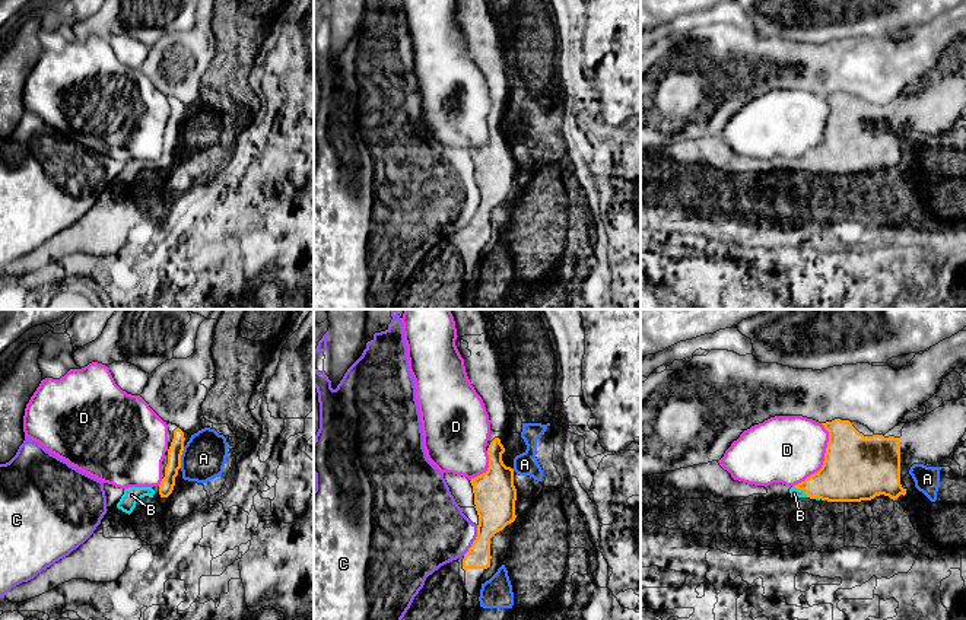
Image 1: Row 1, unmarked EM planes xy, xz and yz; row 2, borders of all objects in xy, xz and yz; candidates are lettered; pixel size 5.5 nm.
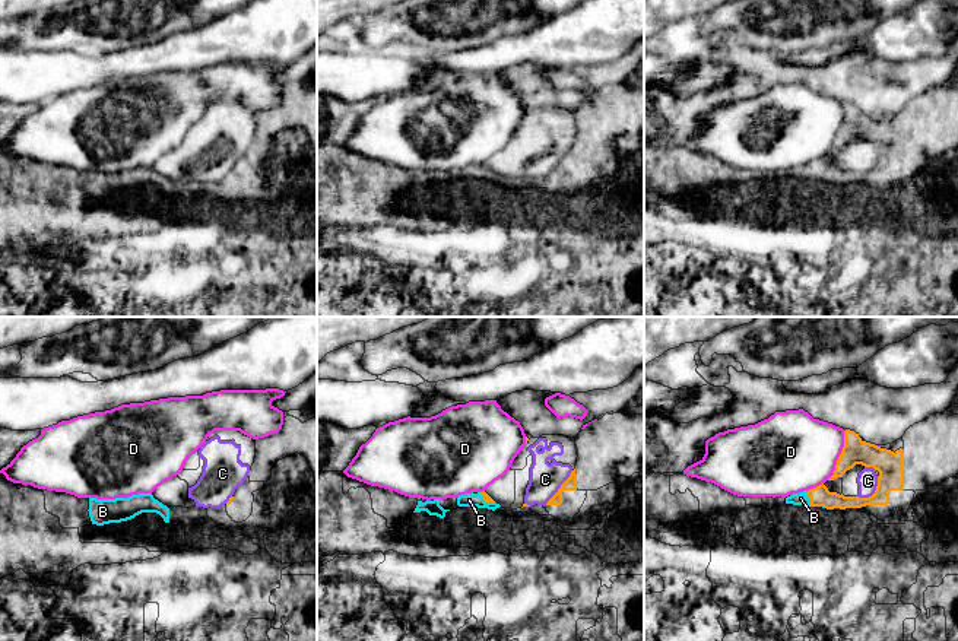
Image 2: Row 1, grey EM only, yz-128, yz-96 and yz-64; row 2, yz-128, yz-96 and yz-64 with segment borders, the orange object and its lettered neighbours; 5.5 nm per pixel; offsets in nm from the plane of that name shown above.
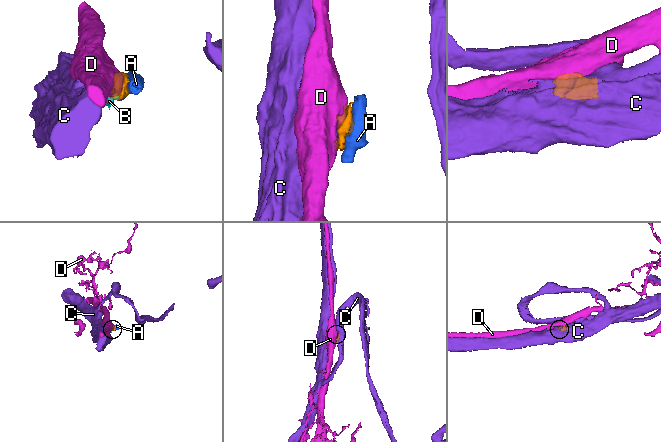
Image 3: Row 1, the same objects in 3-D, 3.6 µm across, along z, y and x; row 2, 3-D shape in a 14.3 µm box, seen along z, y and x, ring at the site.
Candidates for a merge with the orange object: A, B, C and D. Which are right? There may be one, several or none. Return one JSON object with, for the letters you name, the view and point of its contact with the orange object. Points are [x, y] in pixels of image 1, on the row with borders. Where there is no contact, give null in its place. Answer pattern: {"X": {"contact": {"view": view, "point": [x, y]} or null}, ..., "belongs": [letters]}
{"B": {"contact": {"view": "yz", "point": [800, 489]}}, "belongs": ["B"]}

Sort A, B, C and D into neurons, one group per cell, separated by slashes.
A / B / C / D

